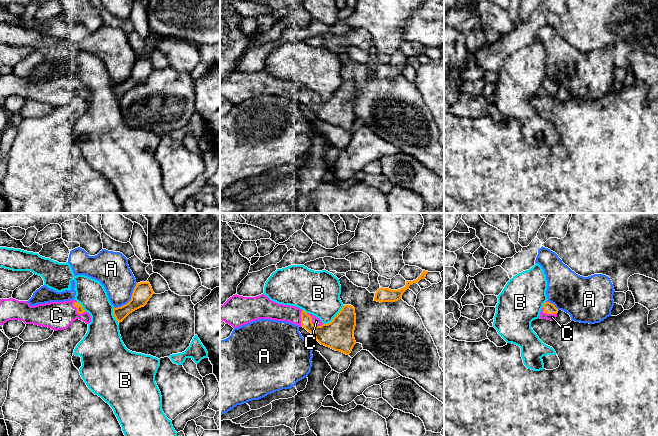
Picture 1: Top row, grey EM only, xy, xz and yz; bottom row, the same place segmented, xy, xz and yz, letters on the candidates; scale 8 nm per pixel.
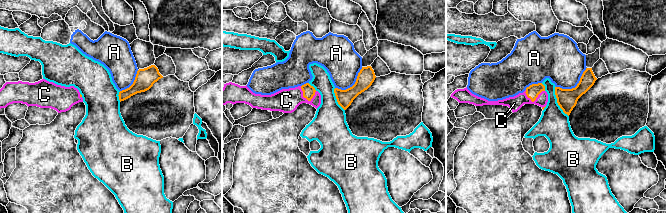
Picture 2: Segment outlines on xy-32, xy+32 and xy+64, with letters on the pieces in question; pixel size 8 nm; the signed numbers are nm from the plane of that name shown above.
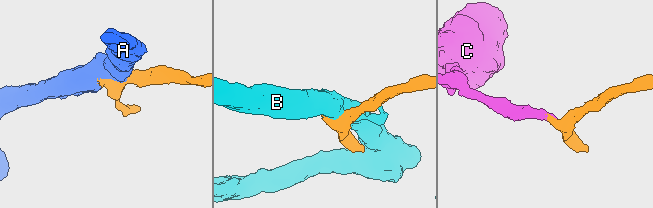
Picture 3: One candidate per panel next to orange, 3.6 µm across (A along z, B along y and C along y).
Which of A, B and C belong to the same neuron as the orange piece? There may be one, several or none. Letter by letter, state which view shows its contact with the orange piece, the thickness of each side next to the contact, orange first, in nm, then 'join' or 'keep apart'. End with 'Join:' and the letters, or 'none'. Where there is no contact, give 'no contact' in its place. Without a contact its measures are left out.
A: xy | 150/260 nm | keep apart
B: xz | 240/360 nm | keep apart
C: xz | 240/70 nm | join
Join: C

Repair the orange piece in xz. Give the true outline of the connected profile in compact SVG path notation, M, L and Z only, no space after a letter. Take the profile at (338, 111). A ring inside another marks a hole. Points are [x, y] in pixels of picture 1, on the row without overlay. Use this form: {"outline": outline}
{"outline": "M233 71L220 81L220 96L233 104L238 104L258 95L285 97L305 104L315 115L326 123L349 131L356 120L355 84L344 81L328 100L323 100L316 92L290 81L278 80L266 71L243 73Z"}

